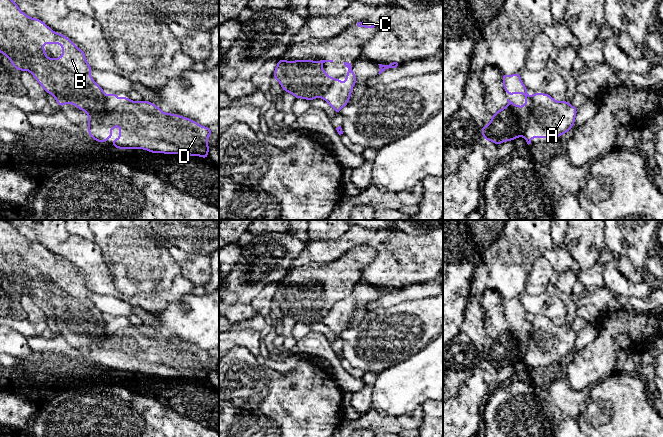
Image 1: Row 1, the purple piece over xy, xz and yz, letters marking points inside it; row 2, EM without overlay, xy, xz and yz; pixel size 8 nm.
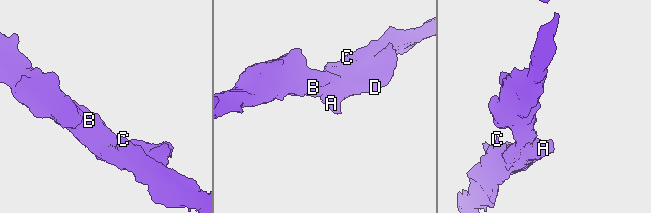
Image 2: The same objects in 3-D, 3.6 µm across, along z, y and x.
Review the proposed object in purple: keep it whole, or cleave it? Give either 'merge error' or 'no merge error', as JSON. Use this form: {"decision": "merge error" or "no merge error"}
{"decision": "merge error"}

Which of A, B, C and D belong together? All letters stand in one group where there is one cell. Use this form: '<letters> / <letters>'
A D / B C

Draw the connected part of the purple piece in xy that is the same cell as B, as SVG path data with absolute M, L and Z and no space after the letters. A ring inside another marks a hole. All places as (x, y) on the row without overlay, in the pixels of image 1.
M0 220L0 277L8 281L14 293L30 296L46 318L55 321L59 332L65 327L73 328L87 337L89 347L105 338L105 315L91 301L93 293L87 287L83 274L65 259L54 256L40 243L31 242L22 236L9 220ZM42 268L61 268L62 280L48 282Z

